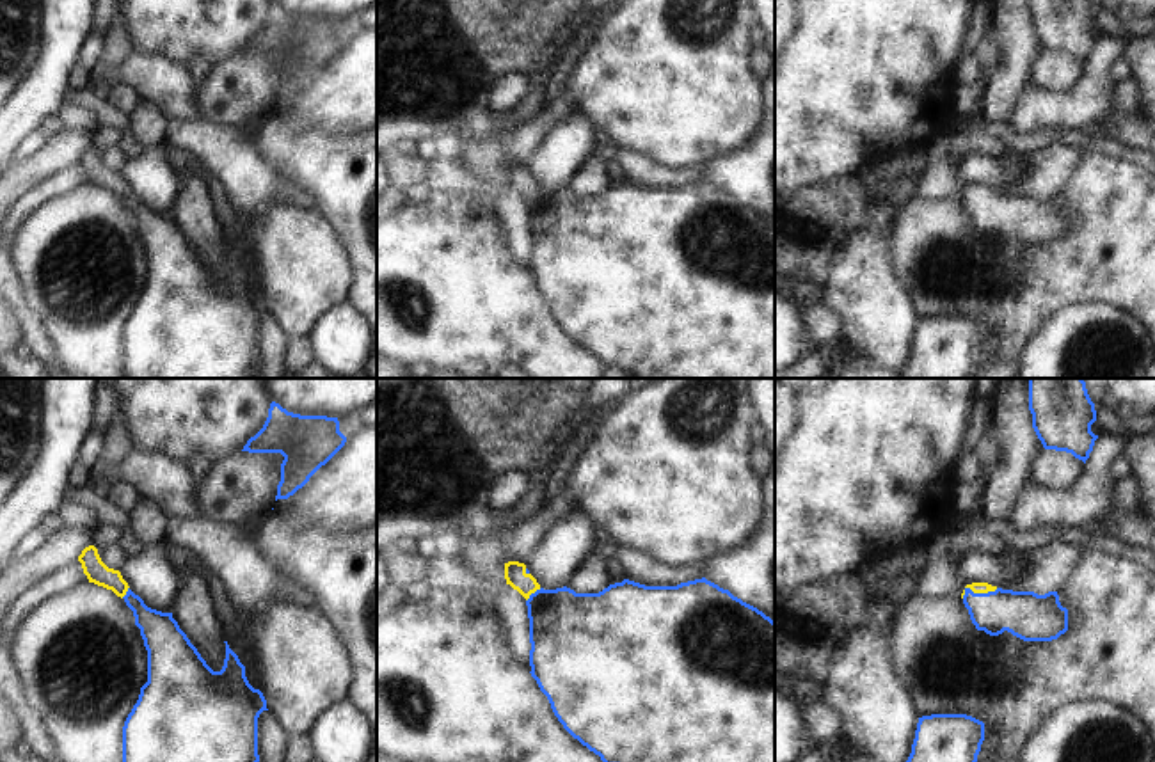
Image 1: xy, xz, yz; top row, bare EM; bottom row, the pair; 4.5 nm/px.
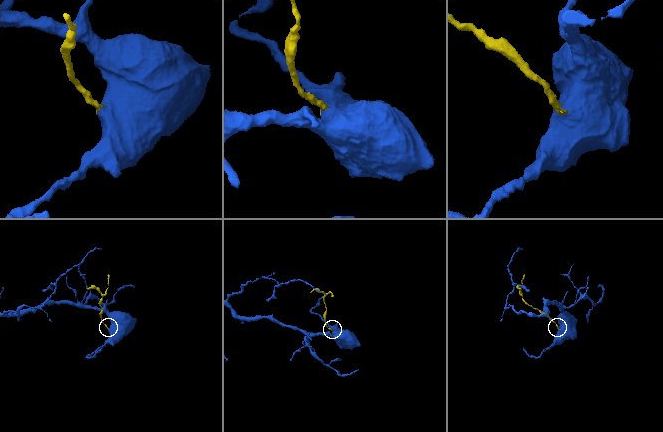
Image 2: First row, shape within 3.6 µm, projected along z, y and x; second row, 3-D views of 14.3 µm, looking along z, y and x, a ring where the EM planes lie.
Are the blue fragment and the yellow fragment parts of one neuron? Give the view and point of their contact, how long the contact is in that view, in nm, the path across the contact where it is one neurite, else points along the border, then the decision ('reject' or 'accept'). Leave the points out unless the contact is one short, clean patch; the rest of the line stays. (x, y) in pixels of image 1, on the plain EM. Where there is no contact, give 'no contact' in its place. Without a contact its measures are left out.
meets blue in yz at (978, 196); contact 170 nm long; runs through yz (1026, 217), (994, 212), (978, 196), (976, 189); accept

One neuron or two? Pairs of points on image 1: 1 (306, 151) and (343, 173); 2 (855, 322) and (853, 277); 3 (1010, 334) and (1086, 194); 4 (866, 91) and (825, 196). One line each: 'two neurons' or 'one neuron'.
1: one neuron
2: one neuron
3: one neuron
4: two neurons

